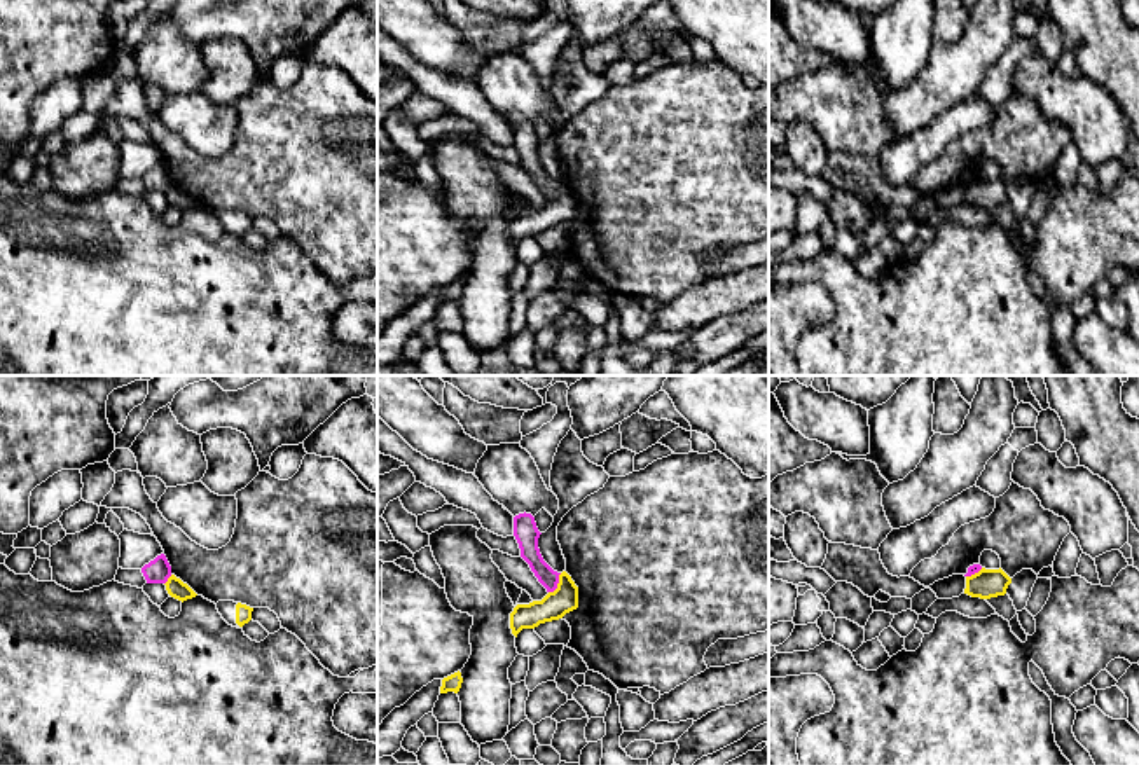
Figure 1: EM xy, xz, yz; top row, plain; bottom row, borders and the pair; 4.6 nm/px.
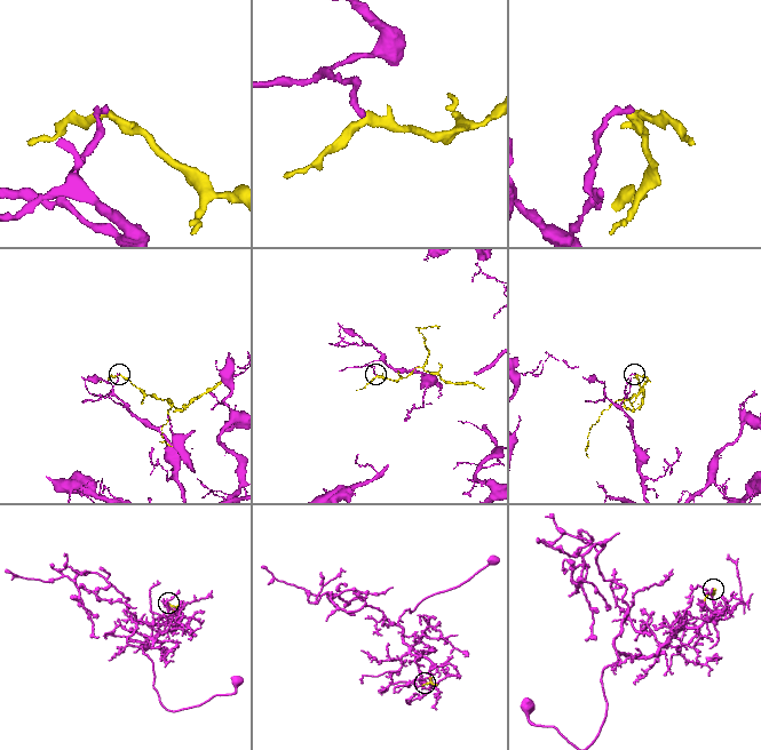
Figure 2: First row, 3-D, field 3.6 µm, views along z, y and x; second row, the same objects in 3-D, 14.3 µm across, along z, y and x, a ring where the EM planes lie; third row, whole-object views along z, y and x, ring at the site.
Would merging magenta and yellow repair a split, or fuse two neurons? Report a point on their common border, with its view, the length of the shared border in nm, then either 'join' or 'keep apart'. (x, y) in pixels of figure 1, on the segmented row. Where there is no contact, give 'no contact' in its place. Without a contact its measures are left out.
xz (556, 584) | 110 nm | keep apart

